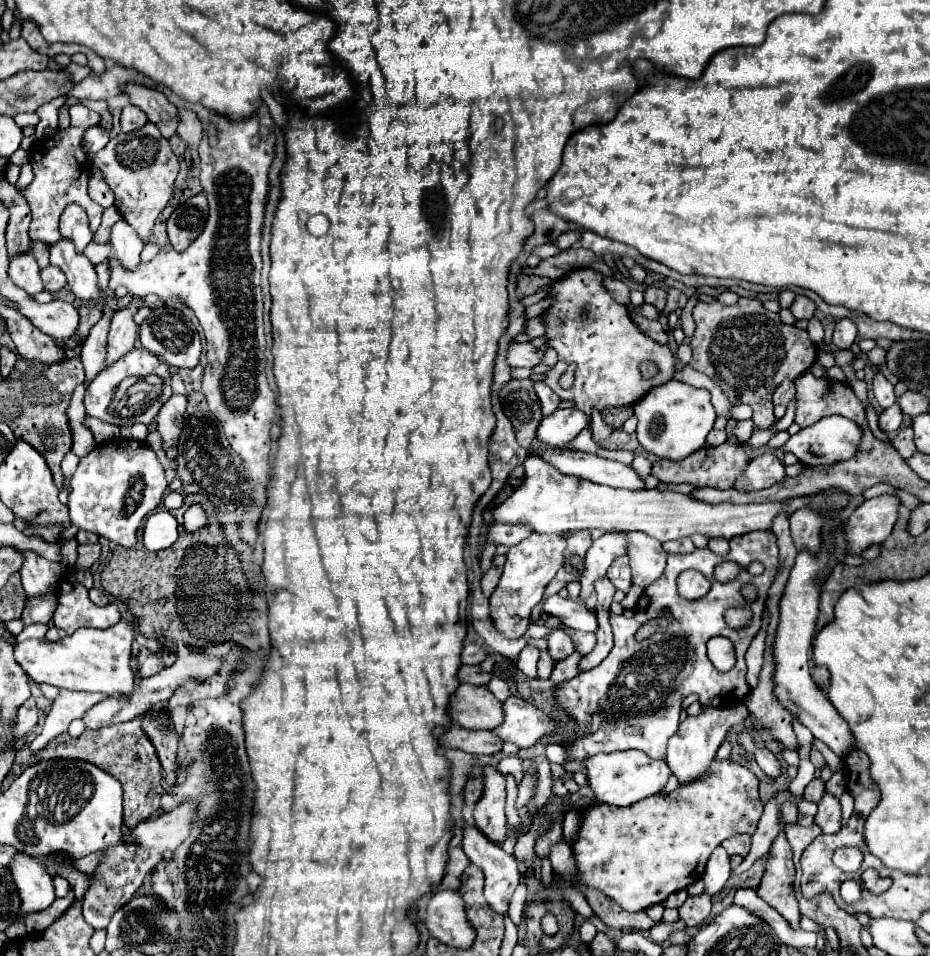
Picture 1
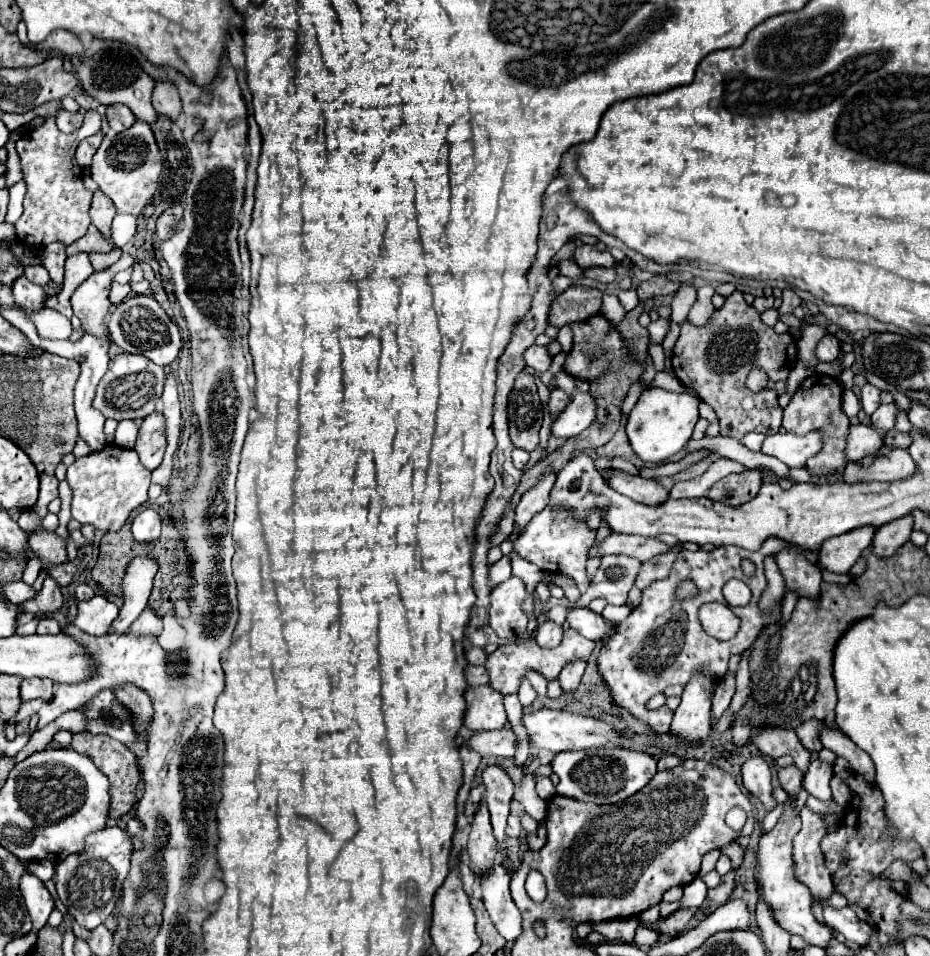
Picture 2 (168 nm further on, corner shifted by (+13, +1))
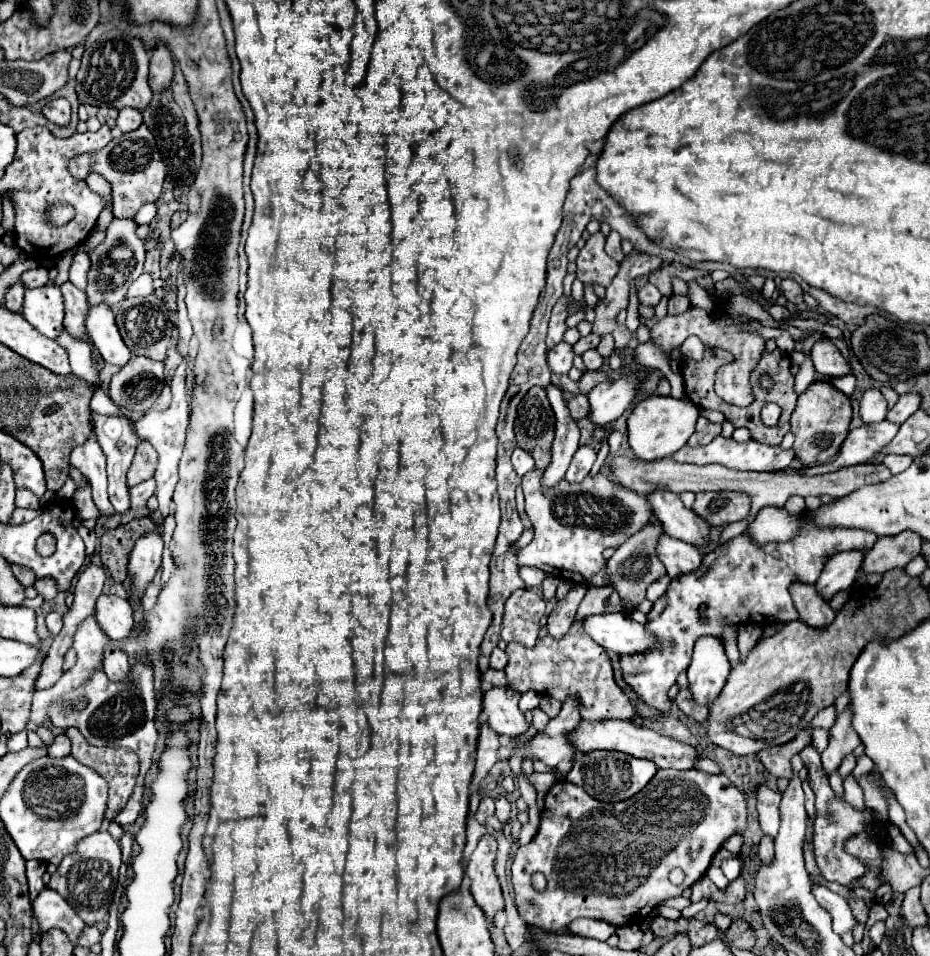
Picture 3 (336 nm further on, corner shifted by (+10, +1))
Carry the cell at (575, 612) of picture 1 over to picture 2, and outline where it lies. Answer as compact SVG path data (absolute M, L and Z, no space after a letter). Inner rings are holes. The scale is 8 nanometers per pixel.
M590 608L568 610L566 622L578 634L582 634L584 638L594 640L594 642L600 642L604 636L610 636L614 632L614 622L608 622L600 614L594 614Z

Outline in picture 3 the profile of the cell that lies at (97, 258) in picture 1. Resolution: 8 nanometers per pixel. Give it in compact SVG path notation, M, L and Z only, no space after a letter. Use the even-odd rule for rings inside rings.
M79 252L73 256L71 268L69 268L69 282L75 284L77 288L85 290L85 280L89 272L89 256L85 252Z

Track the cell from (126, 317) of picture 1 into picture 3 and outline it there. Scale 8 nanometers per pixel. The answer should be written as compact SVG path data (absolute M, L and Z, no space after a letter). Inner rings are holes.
M91 434L89 440L81 446L77 446L71 456L71 466L75 466L81 474L87 476L91 488L93 488L93 502L99 508L103 518L111 518L115 514L113 506L107 498L107 472L105 472L105 454L101 452L101 446L97 444L97 438Z

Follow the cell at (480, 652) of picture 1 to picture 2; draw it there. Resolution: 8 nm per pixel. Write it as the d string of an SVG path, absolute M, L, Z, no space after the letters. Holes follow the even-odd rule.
M476 646L468 648L464 654L466 654L468 664L484 664L484 660L486 660L486 652L482 648L476 648Z

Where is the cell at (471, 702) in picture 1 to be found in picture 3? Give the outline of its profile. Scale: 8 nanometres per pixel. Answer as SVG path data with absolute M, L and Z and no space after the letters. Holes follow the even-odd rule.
M507 686L485 692L483 710L489 718L489 726L495 732L509 736L509 738L517 738L529 730L525 714L517 706L519 698L521 698L521 694Z

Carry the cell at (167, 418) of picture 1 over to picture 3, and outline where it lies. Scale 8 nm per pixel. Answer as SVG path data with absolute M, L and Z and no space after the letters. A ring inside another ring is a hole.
M141 440L137 446L135 460L127 472L127 488L133 488L133 486L153 478L155 468L157 468L157 452L149 442Z

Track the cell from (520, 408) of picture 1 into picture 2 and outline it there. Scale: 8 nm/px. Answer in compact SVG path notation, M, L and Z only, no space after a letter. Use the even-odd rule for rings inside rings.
M518 376L508 398L510 438L516 448L532 452L538 446L538 430L542 426L542 418L544 410L534 386L534 376Z

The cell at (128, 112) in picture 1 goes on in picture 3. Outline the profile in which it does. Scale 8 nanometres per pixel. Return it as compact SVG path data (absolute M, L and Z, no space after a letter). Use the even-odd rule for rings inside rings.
M123 108L123 110L119 110L117 126L119 126L121 132L133 132L141 124L143 124L143 116L141 116L139 110L135 110L135 108Z

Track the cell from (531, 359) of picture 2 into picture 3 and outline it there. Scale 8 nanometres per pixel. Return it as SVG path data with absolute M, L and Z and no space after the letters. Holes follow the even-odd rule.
M561 342L547 352L547 364L553 370L553 374L567 374L573 366L573 358L575 358L573 346L567 342Z

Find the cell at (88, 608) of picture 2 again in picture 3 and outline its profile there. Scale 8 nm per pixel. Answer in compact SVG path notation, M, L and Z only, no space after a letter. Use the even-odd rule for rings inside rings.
M99 596L97 598L97 624L111 640L125 640L133 630L133 608L125 598Z

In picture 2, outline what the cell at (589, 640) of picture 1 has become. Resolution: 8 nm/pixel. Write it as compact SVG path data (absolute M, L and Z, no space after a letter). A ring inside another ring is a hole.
M568 628L564 632L564 638L560 642L560 646L556 646L554 650L547 650L546 648L540 648L535 640L522 640L515 644L508 644L498 646L492 654L488 654L486 662L484 662L484 668L490 676L490 686L500 692L500 694L512 694L518 690L518 684L520 684L520 678L526 676L526 670L536 670L540 672L546 680L552 680L552 678L558 678L560 670L564 668L564 664L576 660L576 658L584 658L588 660L590 652L594 648L594 642L592 640L586 640L584 636L580 636L578 632L574 632L572 628Z

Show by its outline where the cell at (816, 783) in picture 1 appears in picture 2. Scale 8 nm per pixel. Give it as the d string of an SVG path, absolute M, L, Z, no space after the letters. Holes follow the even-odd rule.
M790 766L790 768L778 770L778 778L780 778L780 786L788 792L788 796L790 796L790 798L796 798L798 792L800 792L800 788L802 788L804 774L802 774L798 768Z

